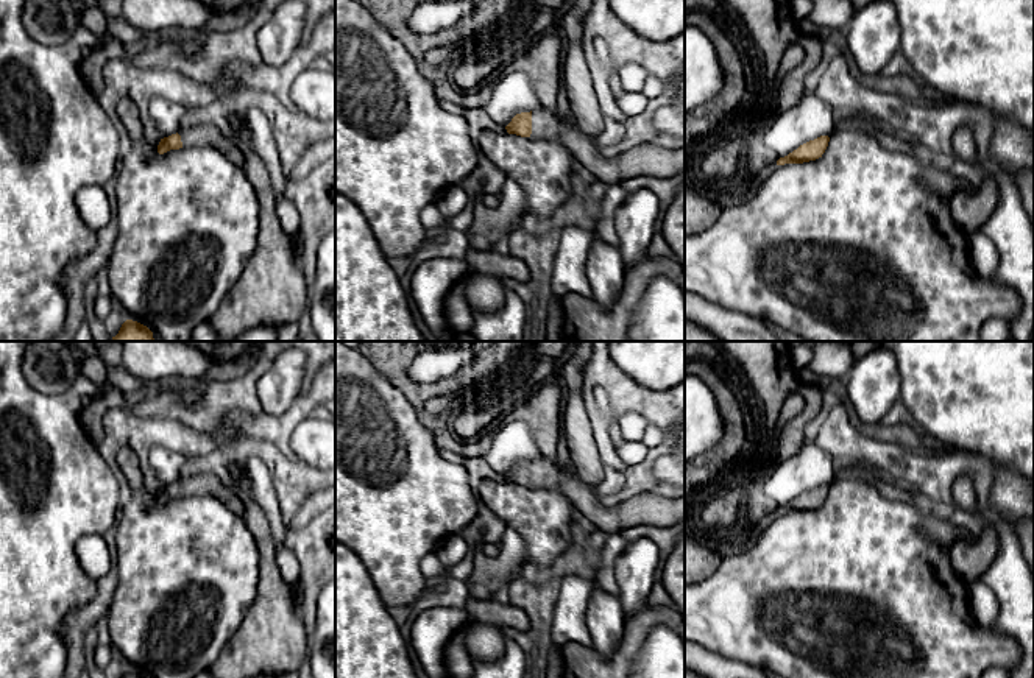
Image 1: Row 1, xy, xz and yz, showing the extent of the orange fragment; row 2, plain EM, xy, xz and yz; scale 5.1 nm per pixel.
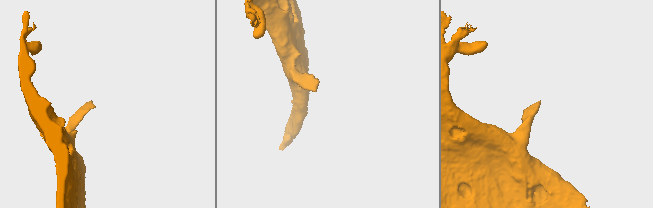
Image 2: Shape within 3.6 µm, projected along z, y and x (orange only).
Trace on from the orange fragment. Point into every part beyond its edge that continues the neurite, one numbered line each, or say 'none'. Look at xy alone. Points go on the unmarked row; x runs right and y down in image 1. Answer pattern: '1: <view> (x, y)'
1: xy (197, 485)

